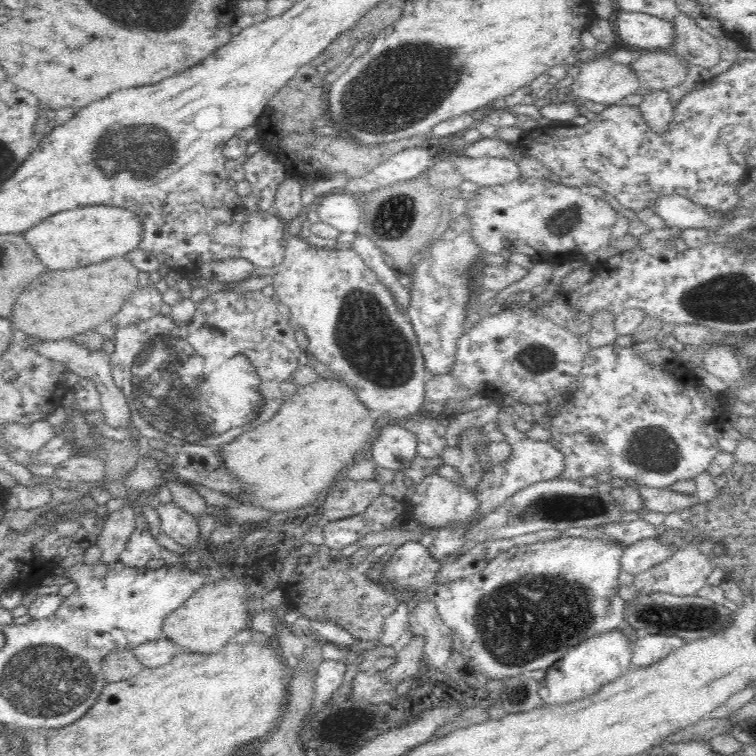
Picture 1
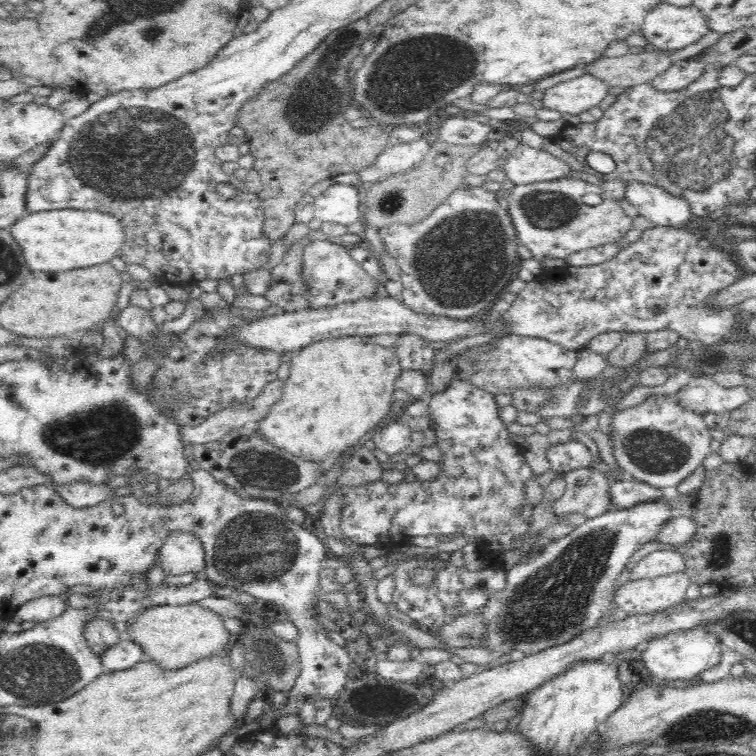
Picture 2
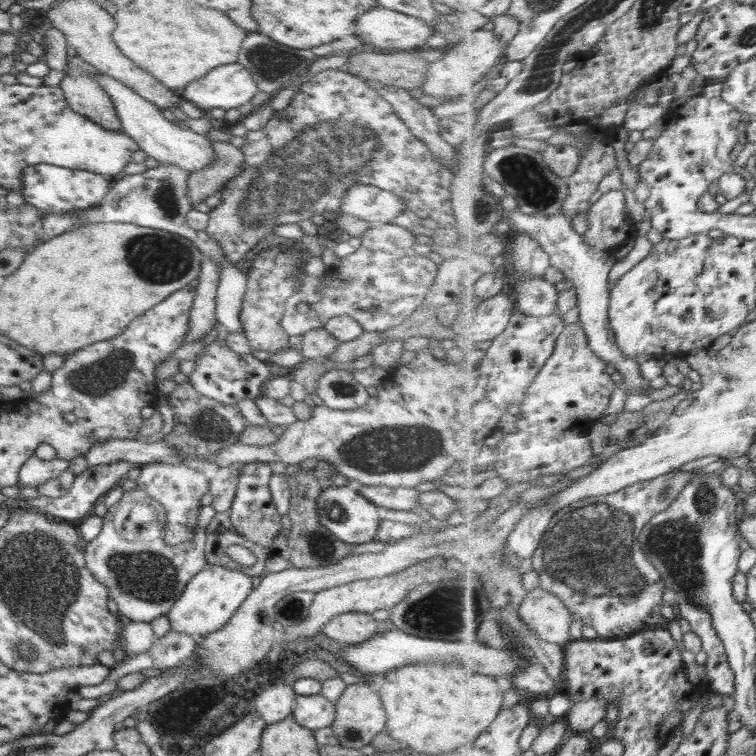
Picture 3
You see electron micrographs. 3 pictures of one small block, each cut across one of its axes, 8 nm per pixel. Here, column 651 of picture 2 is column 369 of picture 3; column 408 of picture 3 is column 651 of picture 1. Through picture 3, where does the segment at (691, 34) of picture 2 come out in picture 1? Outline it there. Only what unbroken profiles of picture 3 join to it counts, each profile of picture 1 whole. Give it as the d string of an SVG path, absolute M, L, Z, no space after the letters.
M616 9L611 23L618 41L639 47L640 51L656 51L674 45L675 26L657 16Z

